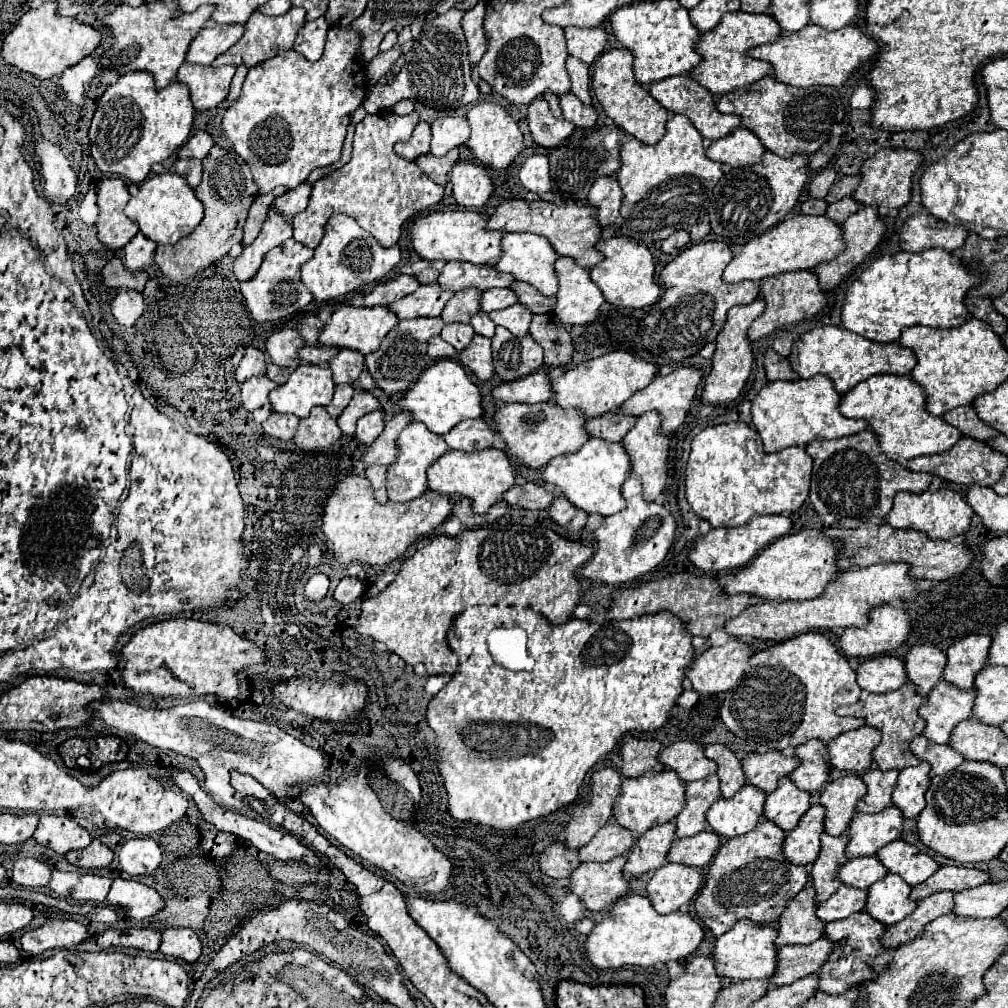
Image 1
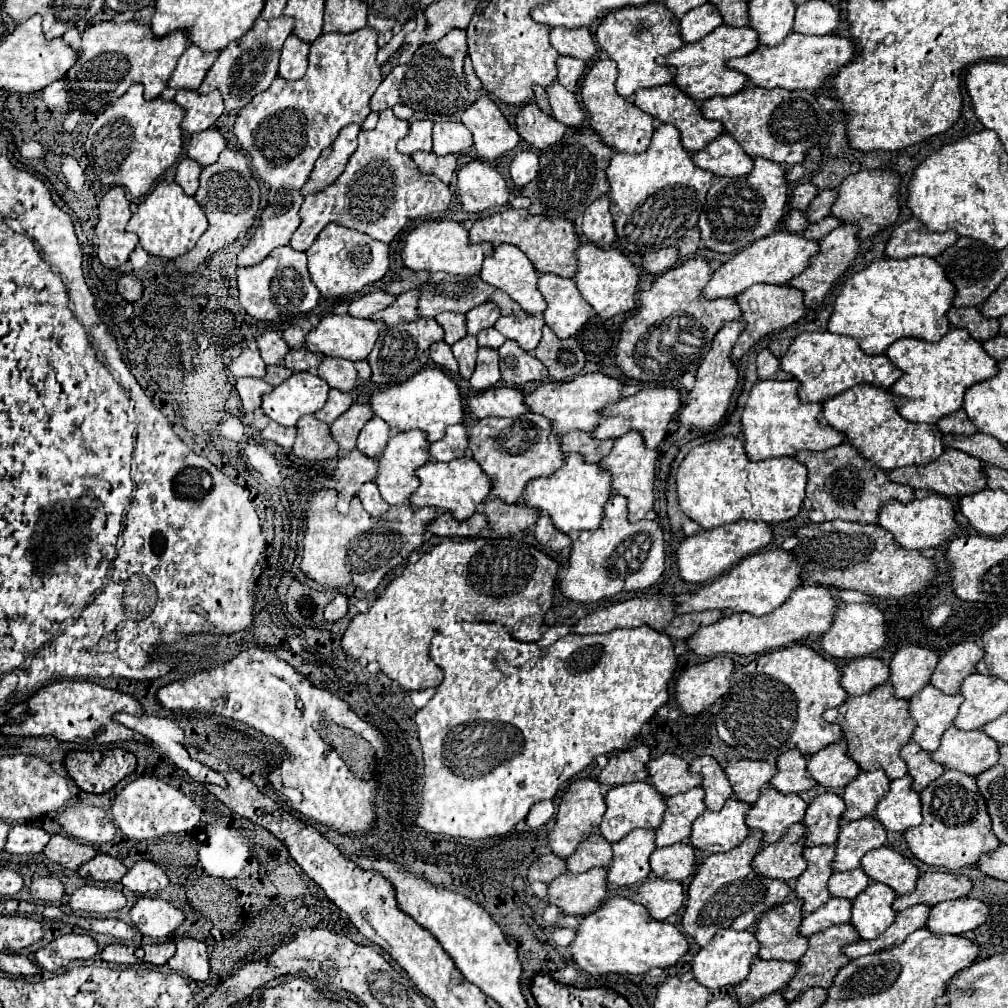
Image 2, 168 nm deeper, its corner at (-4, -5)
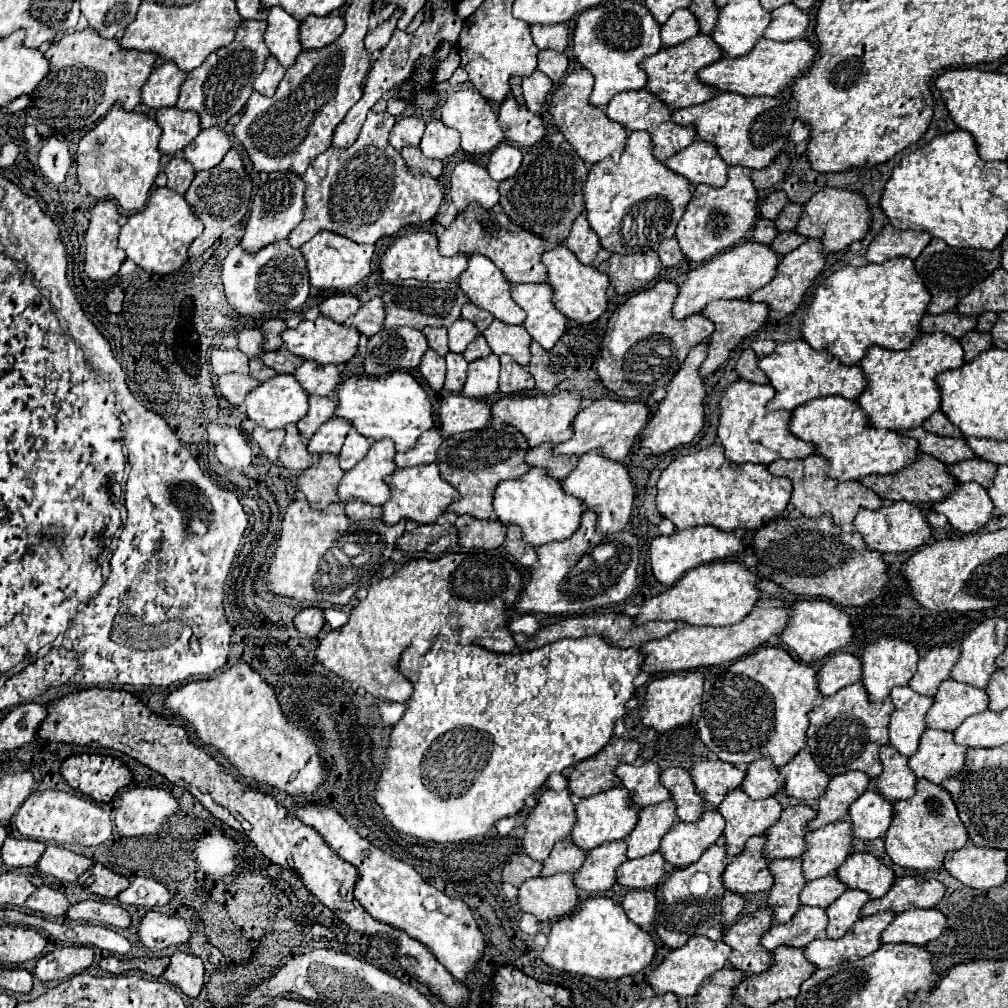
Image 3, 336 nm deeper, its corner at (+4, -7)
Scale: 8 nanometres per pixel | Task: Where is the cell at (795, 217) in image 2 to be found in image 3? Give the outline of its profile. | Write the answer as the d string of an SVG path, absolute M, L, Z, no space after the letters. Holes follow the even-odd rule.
M758 219L756 225L754 225L754 231L752 231L752 241L754 243L762 243L762 245L770 245L776 235L778 233L776 233L776 227L774 227L772 221Z

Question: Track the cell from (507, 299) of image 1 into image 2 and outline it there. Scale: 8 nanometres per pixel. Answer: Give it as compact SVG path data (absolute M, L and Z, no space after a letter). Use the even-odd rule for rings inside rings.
M486 301L480 307L474 307L472 311L466 313L468 335L478 335L478 331L494 327L498 317L500 317L500 307L496 303L492 303L492 301Z

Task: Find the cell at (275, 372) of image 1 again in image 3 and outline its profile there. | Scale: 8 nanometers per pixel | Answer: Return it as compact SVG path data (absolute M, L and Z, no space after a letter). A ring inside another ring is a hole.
M252 357L250 359L250 377L254 377L254 379L258 379L260 383L264 383L264 381L268 381L270 377L274 377L276 373L272 371L272 369L268 369L262 361L260 361L260 357Z

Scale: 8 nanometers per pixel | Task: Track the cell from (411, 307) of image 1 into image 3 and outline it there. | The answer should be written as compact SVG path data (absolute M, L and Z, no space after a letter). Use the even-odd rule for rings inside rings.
M374 297L366 303L362 303L362 307L358 309L356 315L348 317L344 321L346 327L356 327L358 333L372 337L382 329L382 319L384 319L384 305L380 301L380 297Z

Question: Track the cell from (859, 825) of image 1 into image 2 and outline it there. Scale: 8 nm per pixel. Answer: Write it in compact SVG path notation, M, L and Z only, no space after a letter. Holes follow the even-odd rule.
M864 817L844 823L836 841L836 859L832 867L836 871L850 871L860 867L862 857L876 847L886 845L888 831L876 817Z

